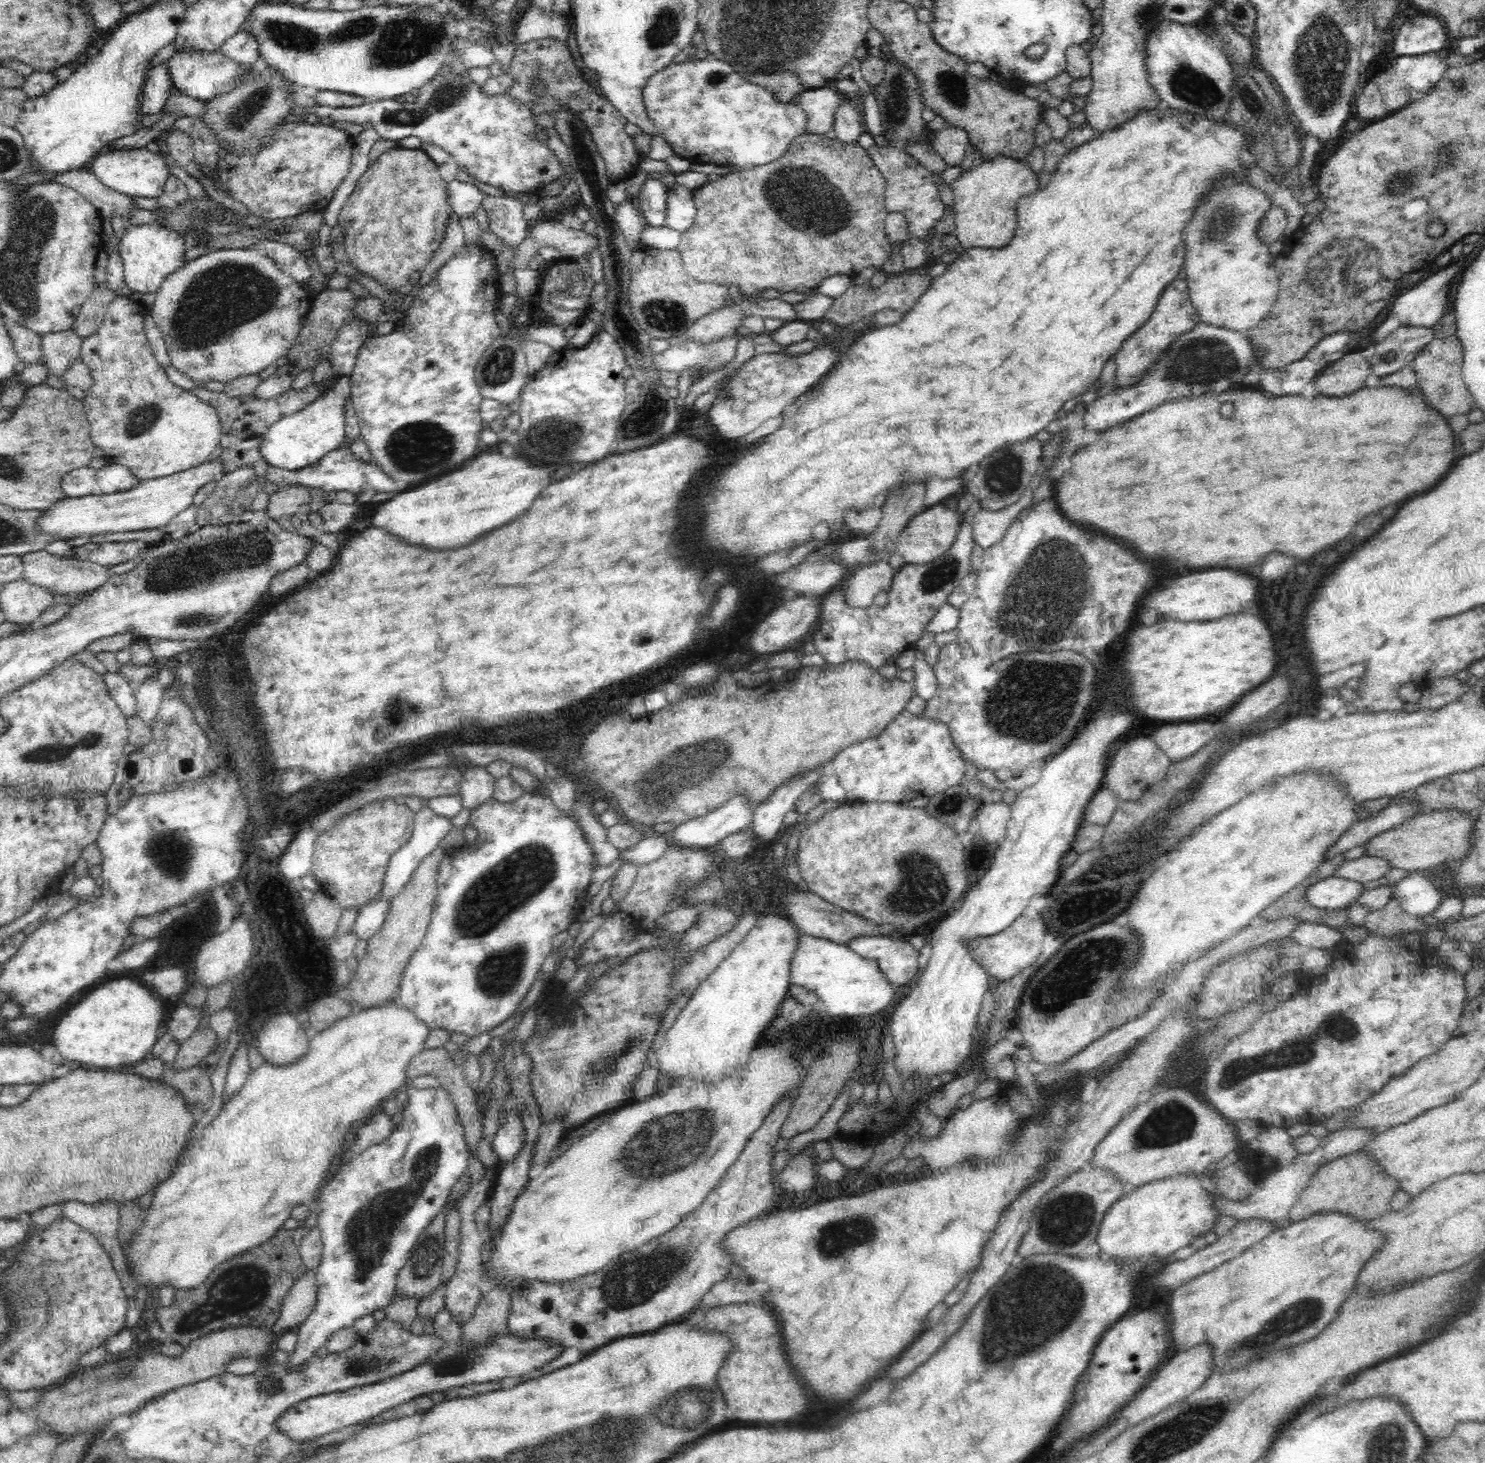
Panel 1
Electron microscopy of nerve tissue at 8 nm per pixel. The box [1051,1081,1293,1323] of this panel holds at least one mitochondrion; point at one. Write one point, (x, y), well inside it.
(1173, 1122)

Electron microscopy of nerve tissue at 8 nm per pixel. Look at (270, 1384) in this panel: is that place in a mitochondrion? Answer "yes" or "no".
yes

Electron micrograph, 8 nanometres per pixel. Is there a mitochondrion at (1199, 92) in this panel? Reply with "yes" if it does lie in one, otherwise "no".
yes

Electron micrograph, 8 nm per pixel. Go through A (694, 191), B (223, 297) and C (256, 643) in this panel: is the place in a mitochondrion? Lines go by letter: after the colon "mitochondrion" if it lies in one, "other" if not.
A: other
B: mitochondrion
C: mitochondrion

